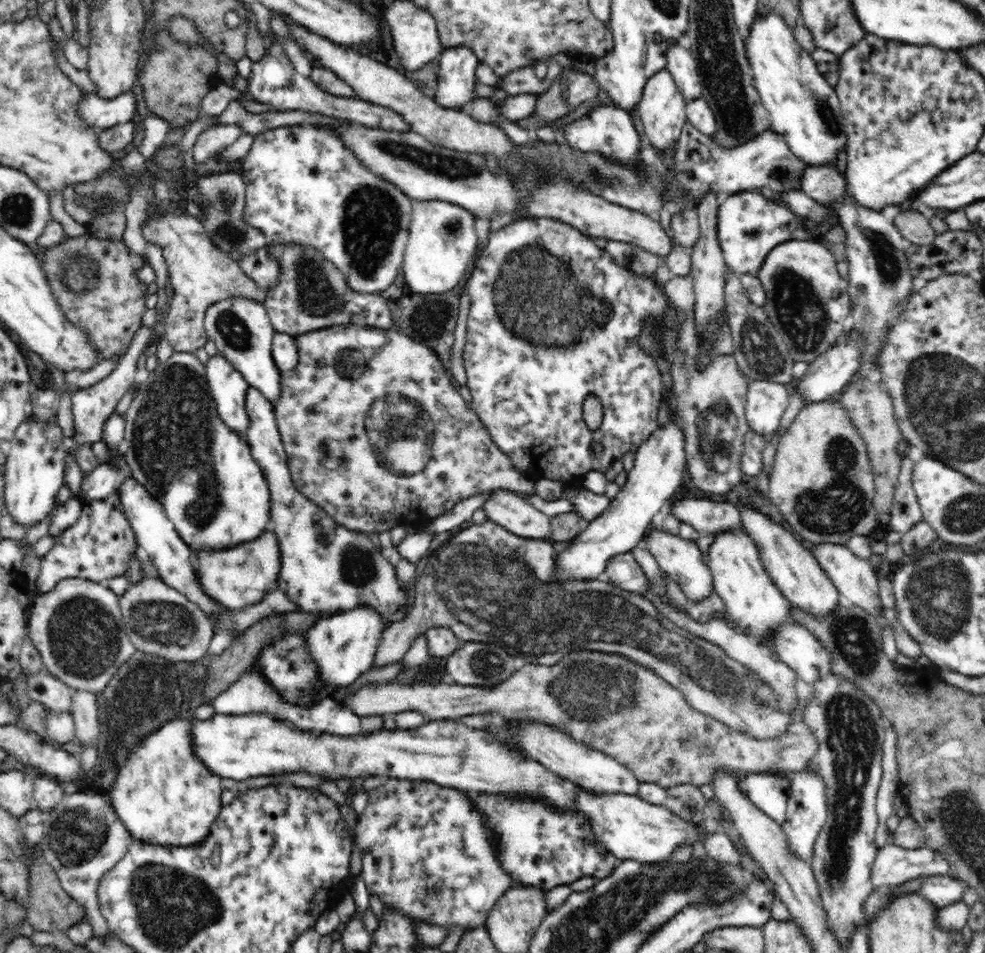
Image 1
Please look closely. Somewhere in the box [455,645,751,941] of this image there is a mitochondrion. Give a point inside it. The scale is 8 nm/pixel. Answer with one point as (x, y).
(602, 690)

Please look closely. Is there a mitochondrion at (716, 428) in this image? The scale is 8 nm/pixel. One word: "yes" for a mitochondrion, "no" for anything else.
yes

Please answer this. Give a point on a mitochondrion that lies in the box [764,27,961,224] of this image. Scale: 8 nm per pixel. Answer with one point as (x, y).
(824, 111)

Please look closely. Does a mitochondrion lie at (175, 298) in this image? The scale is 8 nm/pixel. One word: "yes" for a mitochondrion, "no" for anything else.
no

